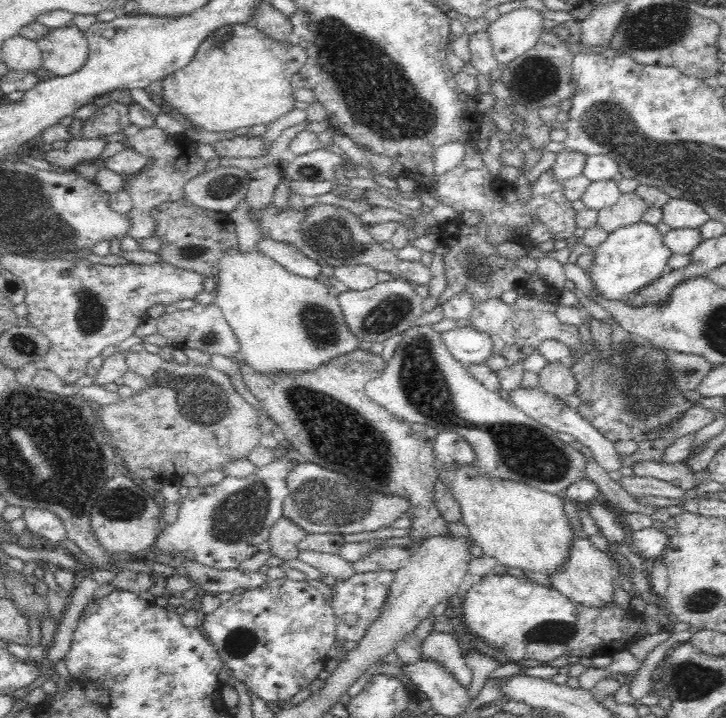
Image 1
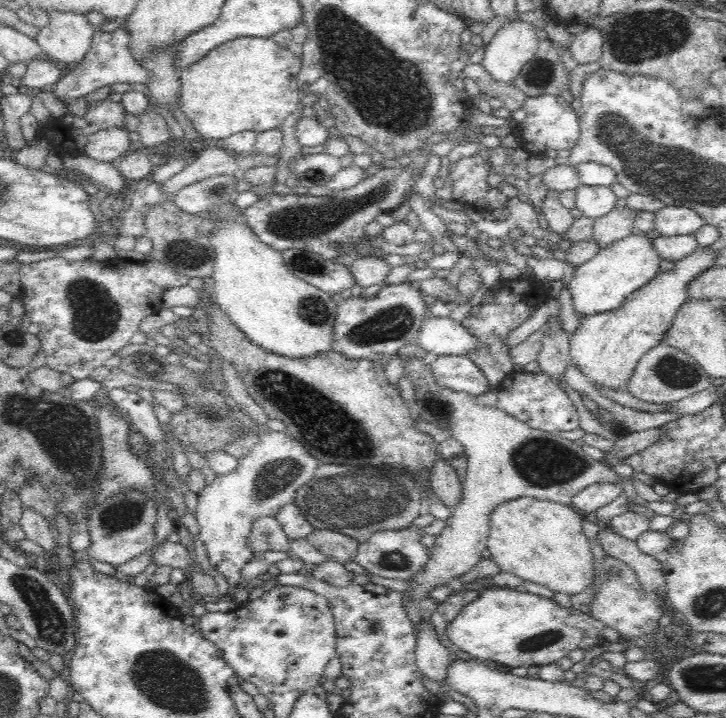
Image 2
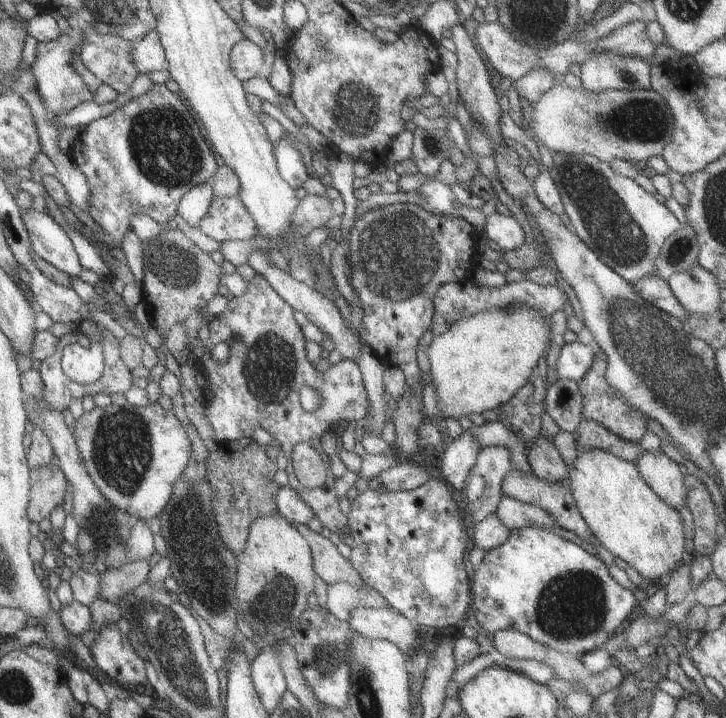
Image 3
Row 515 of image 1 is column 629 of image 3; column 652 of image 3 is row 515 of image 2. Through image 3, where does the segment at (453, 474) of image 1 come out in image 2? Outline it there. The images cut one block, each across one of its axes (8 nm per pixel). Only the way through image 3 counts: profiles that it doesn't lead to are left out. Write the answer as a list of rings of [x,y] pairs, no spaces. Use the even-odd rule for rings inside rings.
[[[520,498],[492,514],[487,548],[500,571],[513,574],[553,593],[582,594],[596,586],[596,565],[590,538],[582,532],[583,515],[571,506]]]

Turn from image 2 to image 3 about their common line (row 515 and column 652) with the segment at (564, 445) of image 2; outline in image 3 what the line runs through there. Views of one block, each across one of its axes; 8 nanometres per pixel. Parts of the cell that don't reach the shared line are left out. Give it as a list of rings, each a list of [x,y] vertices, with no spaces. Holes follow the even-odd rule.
[[[661,450],[645,451],[633,464],[639,477],[661,503],[677,512],[686,504],[686,488],[683,476],[678,471],[678,464]]]

